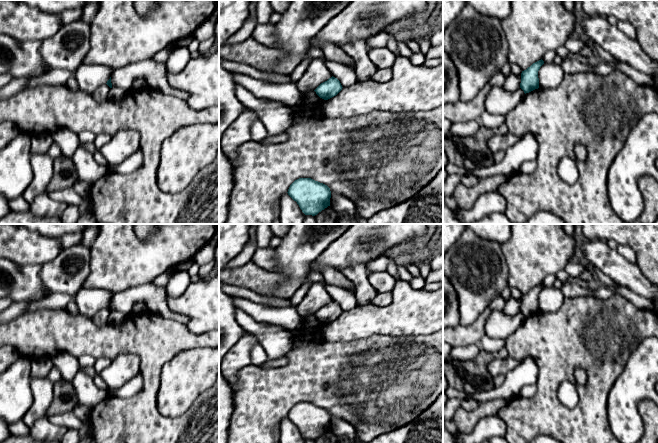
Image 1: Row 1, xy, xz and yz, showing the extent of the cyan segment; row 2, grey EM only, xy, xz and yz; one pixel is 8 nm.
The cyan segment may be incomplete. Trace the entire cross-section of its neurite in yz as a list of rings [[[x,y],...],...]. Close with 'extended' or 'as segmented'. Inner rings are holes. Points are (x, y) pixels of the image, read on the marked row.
[[[541,59],[522,71],[520,88],[525,94],[539,88],[538,71],[543,64],[544,61]]] | as segmented

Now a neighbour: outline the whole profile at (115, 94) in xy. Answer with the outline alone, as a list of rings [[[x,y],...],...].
[[[112,87],[110,88],[108,94],[109,101],[120,101],[129,91],[119,87]]]

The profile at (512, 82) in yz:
[[[510,73],[504,82],[503,88],[509,92],[515,91],[520,88],[521,75],[514,75]]]

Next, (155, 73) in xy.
[[[148,58],[114,70],[111,75],[111,83],[112,87],[131,91],[134,80],[143,77],[151,89],[180,99],[188,99],[189,93],[174,90],[169,86],[167,73],[165,62],[156,62],[153,58]]]

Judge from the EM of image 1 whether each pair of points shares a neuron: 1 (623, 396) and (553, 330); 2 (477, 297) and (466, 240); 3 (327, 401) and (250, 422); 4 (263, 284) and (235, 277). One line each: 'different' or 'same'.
1: different
2: same
3: same
4: same

